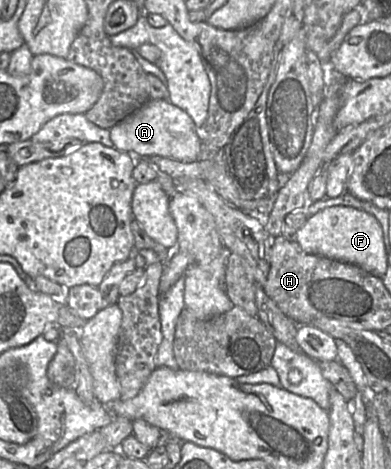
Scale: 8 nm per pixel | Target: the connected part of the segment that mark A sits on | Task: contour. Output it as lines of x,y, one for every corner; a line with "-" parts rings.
149,99
142,107
114,125
110,139
114,147
135,158
160,156
181,162
198,161
202,154
202,133
191,117
168,99

